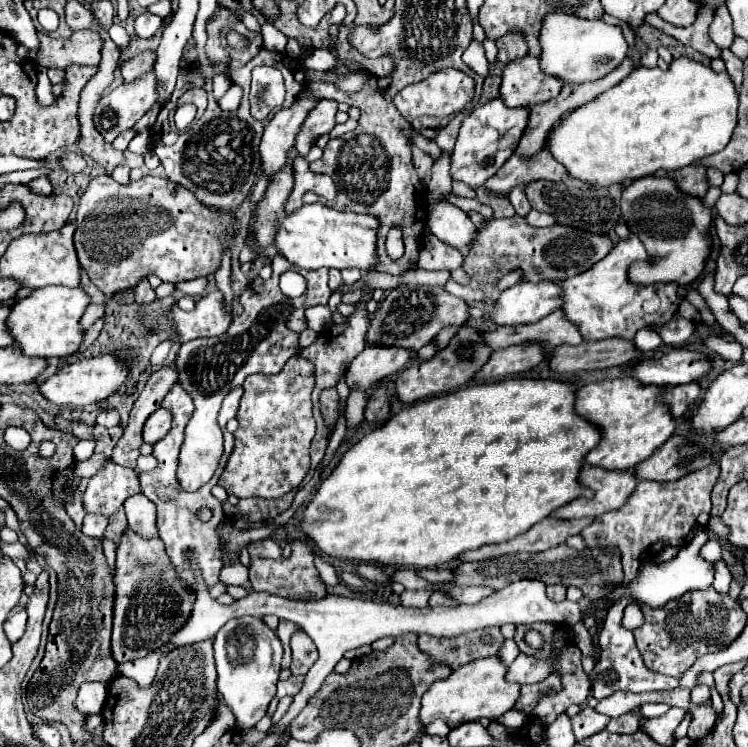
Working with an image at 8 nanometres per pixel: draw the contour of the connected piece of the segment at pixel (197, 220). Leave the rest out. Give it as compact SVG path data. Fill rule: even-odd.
M96 176L84 194L80 196L78 216L76 216L76 234L74 246L78 252L80 266L88 272L90 280L108 296L114 296L118 290L132 290L140 278L156 274L162 282L178 284L194 280L198 276L214 274L222 258L222 234L228 234L228 246L234 244L234 234L238 230L238 218L228 212L216 212L206 208L196 200L196 196L164 178L144 176L138 182L122 186L110 176Z

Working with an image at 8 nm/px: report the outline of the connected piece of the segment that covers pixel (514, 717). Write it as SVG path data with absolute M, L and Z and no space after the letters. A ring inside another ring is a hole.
M510 710L508 714L502 714L502 716L498 718L498 722L500 722L502 726L508 726L508 728L512 728L512 730L520 730L520 728L526 724L526 720L528 720L528 714L518 712L518 710Z

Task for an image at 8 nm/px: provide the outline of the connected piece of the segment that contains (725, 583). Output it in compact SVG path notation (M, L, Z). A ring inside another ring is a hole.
M716 560L716 562L712 562L712 566L716 566L716 578L714 578L714 588L716 588L716 590L720 590L720 592L728 592L732 576L730 576L730 570L728 570L726 562L724 562L724 560Z

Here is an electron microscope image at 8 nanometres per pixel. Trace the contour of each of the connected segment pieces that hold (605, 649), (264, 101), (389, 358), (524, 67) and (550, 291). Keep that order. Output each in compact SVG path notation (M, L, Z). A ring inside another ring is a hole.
M616 602L616 606L608 608L608 616L606 622L600 630L600 638L598 638L598 646L600 646L600 656L596 660L596 666L590 674L590 678L594 678L592 682L592 696L602 700L606 696L612 696L618 690L624 692L648 692L648 690L672 690L678 686L676 678L670 676L662 676L656 672L646 670L640 652L636 648L632 630L626 630L622 626L622 616L624 616L624 608L632 604L632 602Z
M258 66L252 72L252 81L250 88L250 112L256 120L264 120L272 110L280 108L284 102L284 80L282 80L282 72L276 66ZM264 90L264 96L258 100L258 92Z
M366 346L364 352L348 366L346 384L350 390L368 392L382 378L400 372L410 360L410 352L404 348L382 348Z
M518 58L506 64L502 72L500 98L510 108L530 108L534 104L556 98L562 82L552 76L544 76L538 58Z
M518 282L500 294L490 312L490 318L498 326L532 324L560 306L560 286L552 282Z

